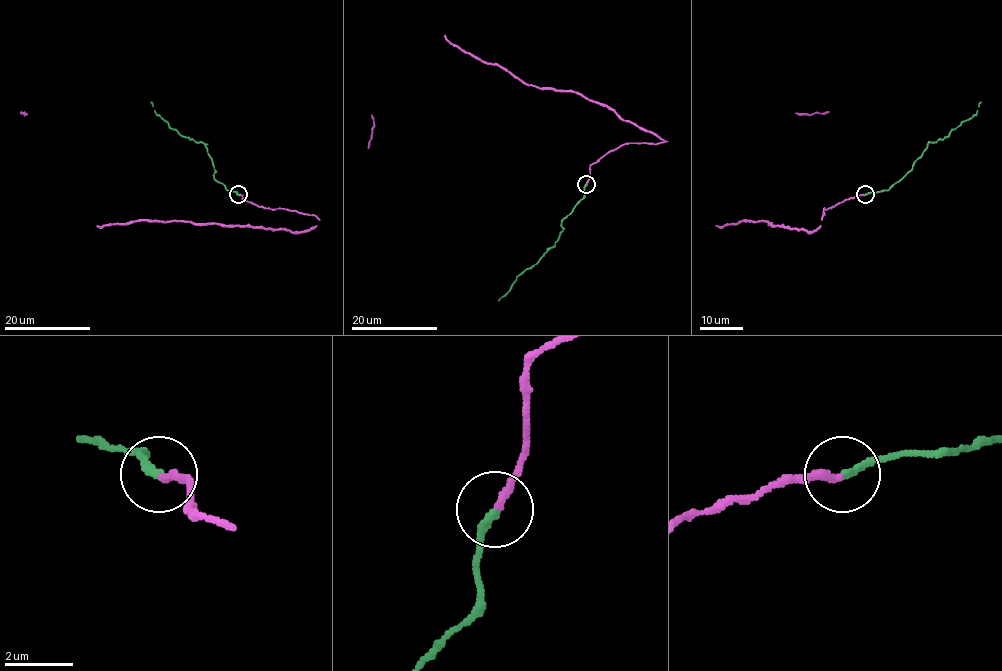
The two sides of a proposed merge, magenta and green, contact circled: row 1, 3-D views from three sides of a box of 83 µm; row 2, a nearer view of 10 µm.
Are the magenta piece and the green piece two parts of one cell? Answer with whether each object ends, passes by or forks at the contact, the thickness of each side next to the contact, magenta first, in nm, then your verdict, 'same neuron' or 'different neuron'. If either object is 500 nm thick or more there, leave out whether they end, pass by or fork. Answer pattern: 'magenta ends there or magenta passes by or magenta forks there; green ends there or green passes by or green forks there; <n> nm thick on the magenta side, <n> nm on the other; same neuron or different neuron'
magenta ends there; green ends there; 240 nm thick on the magenta side, 240 nm on the other; same neuron

